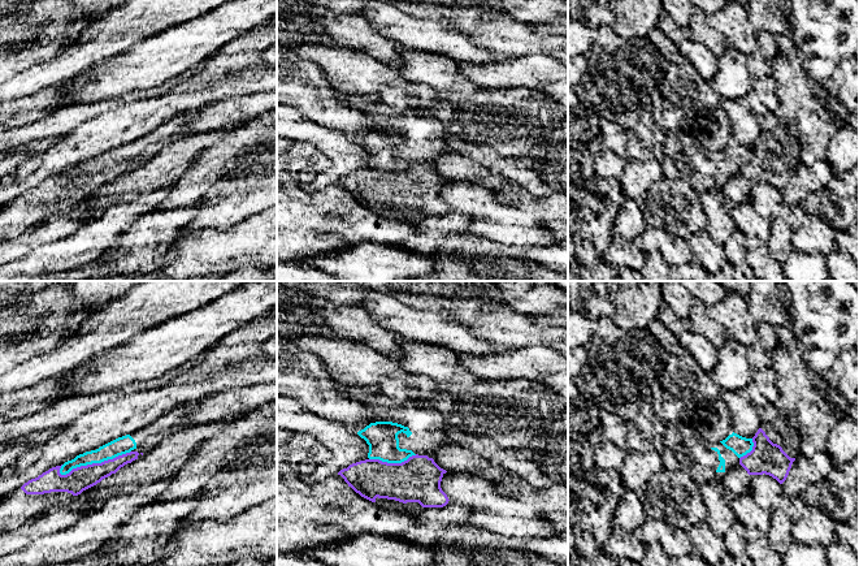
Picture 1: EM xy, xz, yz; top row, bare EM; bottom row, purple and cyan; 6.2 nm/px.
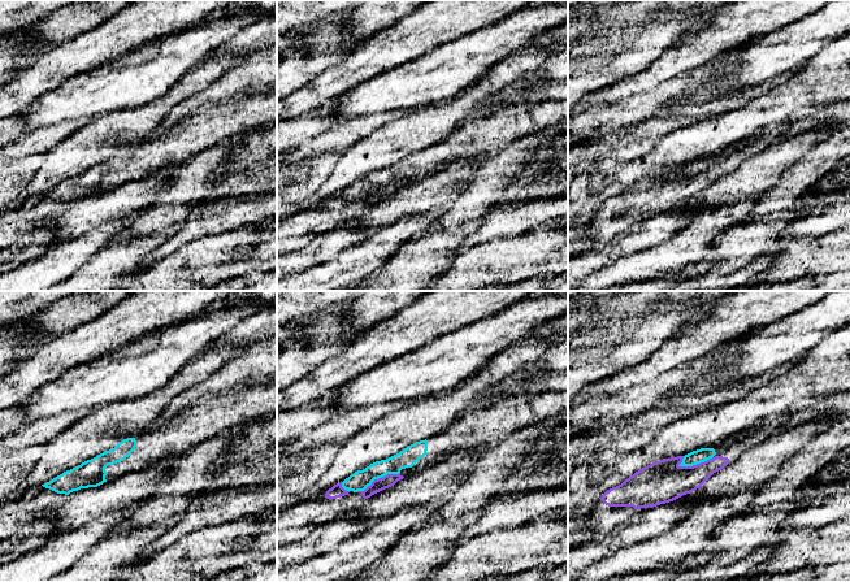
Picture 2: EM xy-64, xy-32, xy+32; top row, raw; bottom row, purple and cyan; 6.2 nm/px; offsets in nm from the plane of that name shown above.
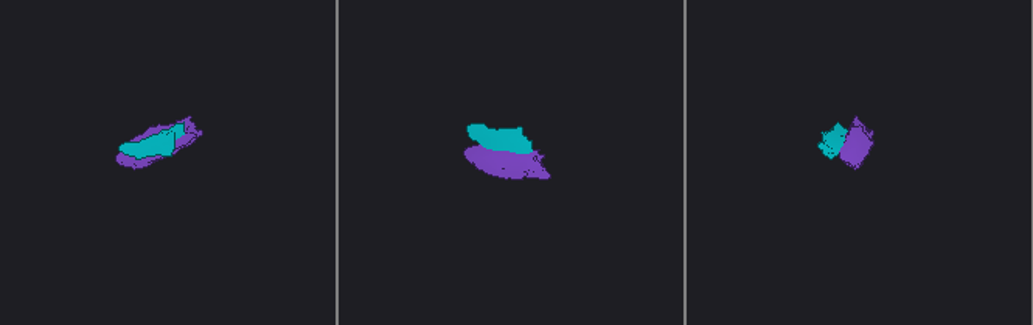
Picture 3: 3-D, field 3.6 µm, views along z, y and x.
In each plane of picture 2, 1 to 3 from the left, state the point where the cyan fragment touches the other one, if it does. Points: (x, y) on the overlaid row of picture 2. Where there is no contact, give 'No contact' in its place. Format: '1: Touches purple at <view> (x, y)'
1: No contact
2: Touches purple at xy-32 (378, 478)
3: Touches purple at xy+32 (694, 465)

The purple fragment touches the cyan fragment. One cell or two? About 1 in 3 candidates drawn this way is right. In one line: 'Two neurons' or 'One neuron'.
Two neurons

